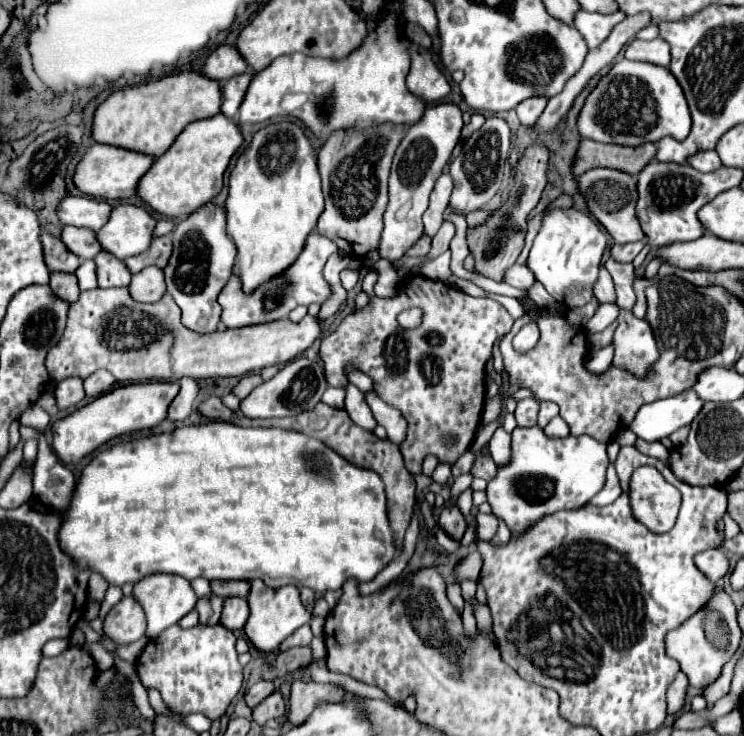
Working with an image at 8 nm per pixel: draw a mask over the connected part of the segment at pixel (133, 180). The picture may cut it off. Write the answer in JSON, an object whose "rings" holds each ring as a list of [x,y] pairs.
{"rings":[[[93,144],[85,150],[83,158],[75,166],[73,172],[73,184],[79,192],[91,196],[91,198],[101,198],[101,200],[119,200],[119,198],[129,198],[135,196],[137,182],[145,170],[153,164],[153,158],[139,154],[139,152],[129,152],[123,148],[113,148],[107,144]]]}

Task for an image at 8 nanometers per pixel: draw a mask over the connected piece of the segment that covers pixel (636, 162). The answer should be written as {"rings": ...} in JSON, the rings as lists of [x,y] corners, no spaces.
{"rings":[[[579,140],[577,158],[573,162],[571,172],[575,176],[591,170],[591,168],[615,168],[627,174],[637,176],[643,166],[647,166],[655,158],[655,146],[645,144],[637,148],[629,146],[611,146],[611,144],[597,144],[593,140]]]}

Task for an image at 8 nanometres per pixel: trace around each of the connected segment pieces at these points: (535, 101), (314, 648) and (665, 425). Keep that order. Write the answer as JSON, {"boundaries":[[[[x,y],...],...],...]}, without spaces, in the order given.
{"boundaries":[[[[533,96],[533,98],[527,98],[527,100],[519,102],[517,108],[515,108],[515,112],[517,112],[521,124],[533,126],[533,124],[537,122],[537,118],[543,114],[545,106],[547,106],[547,98],[543,98],[543,96]]],[[[315,630],[315,638],[311,640],[311,652],[313,652],[313,662],[321,660],[325,656],[325,642],[323,642],[323,634]]],[[[687,390],[653,404],[645,404],[629,424],[629,430],[643,440],[661,440],[681,426],[691,424],[701,406],[703,400],[693,390]]]]}

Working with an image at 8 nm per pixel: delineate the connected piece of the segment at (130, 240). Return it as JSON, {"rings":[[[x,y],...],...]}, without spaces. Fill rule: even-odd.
{"rings":[[[117,206],[111,210],[107,224],[95,232],[101,250],[125,260],[149,248],[155,220],[143,206]]]}

